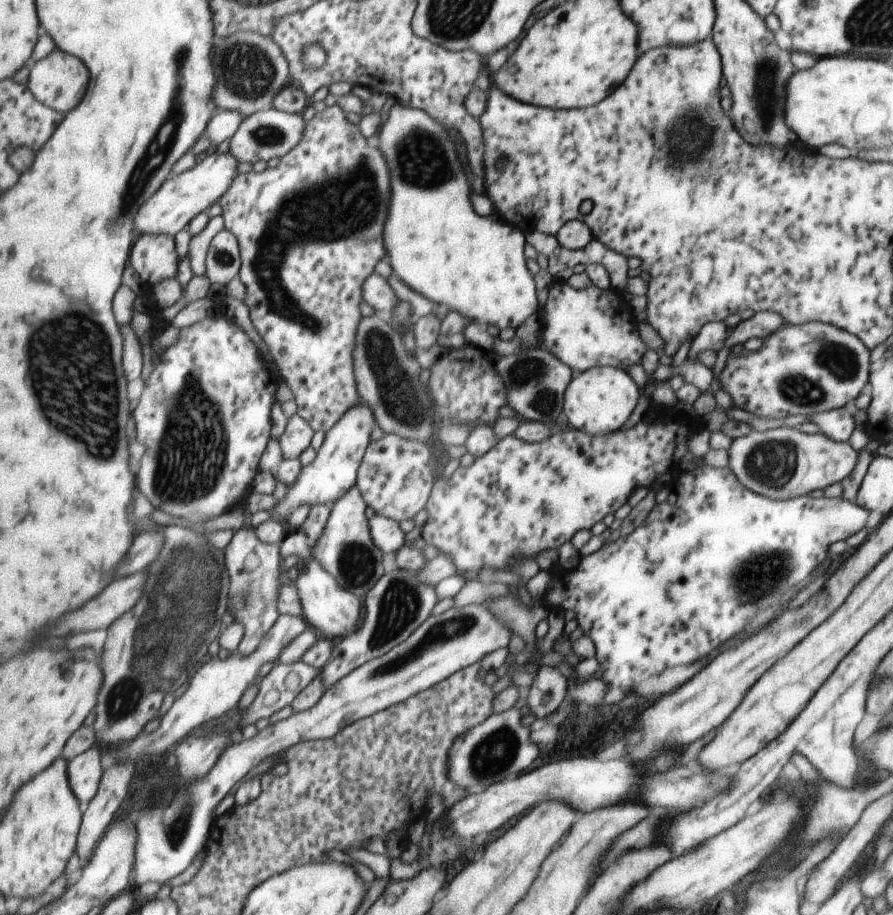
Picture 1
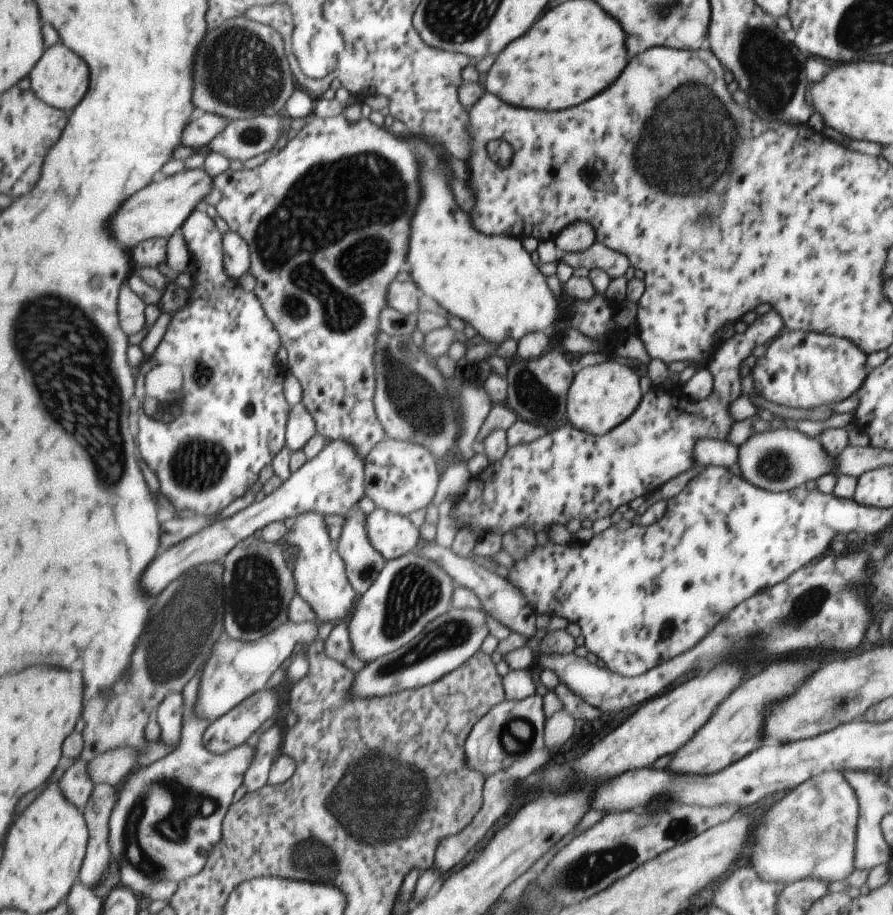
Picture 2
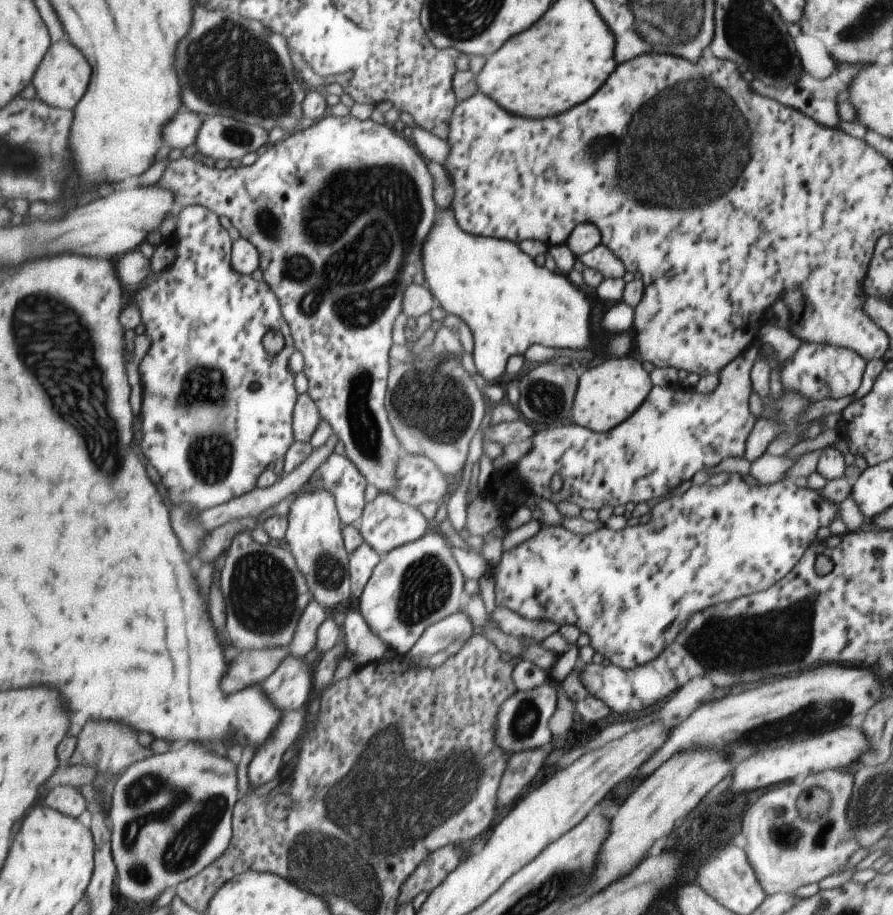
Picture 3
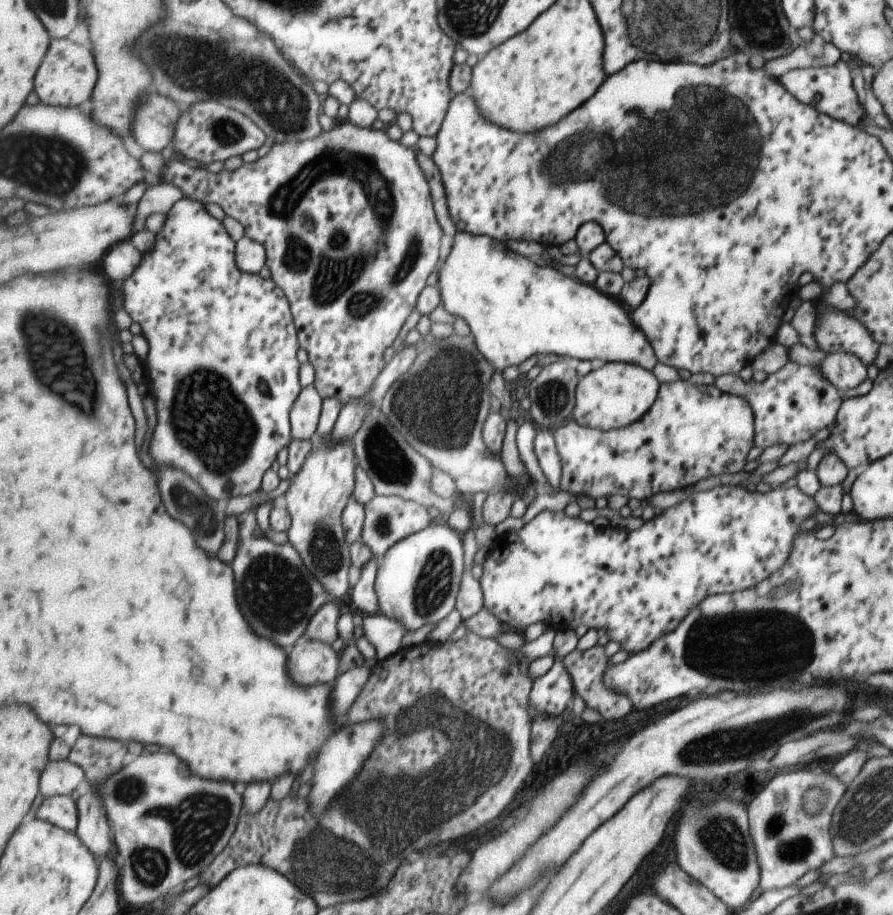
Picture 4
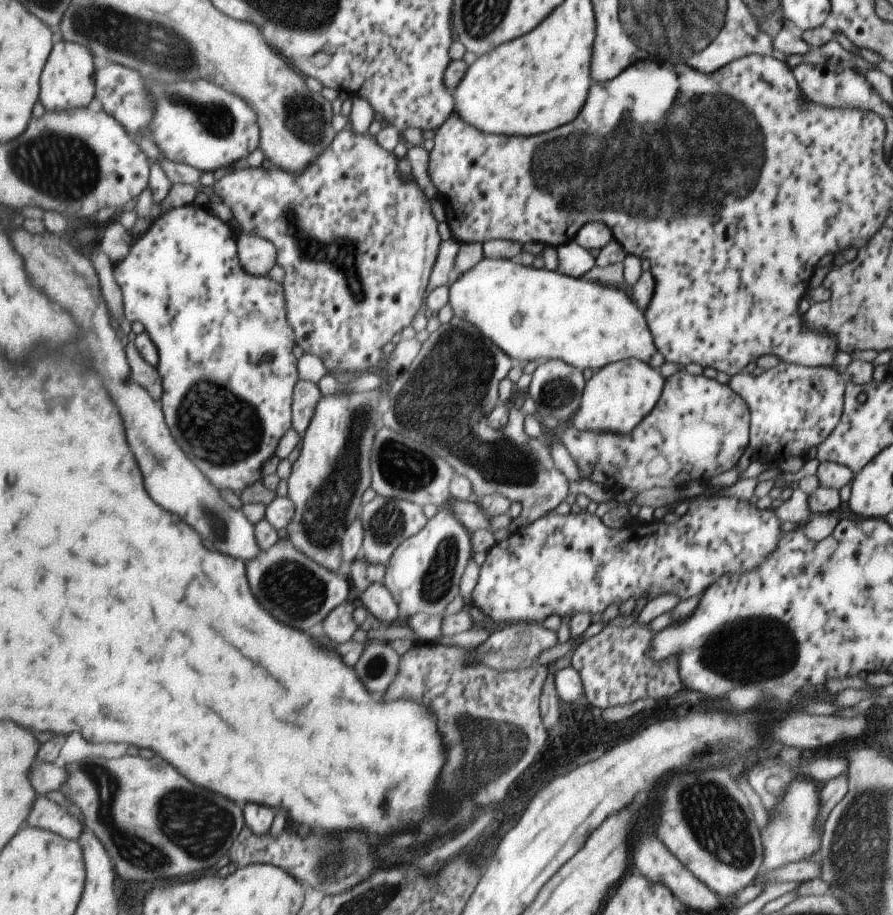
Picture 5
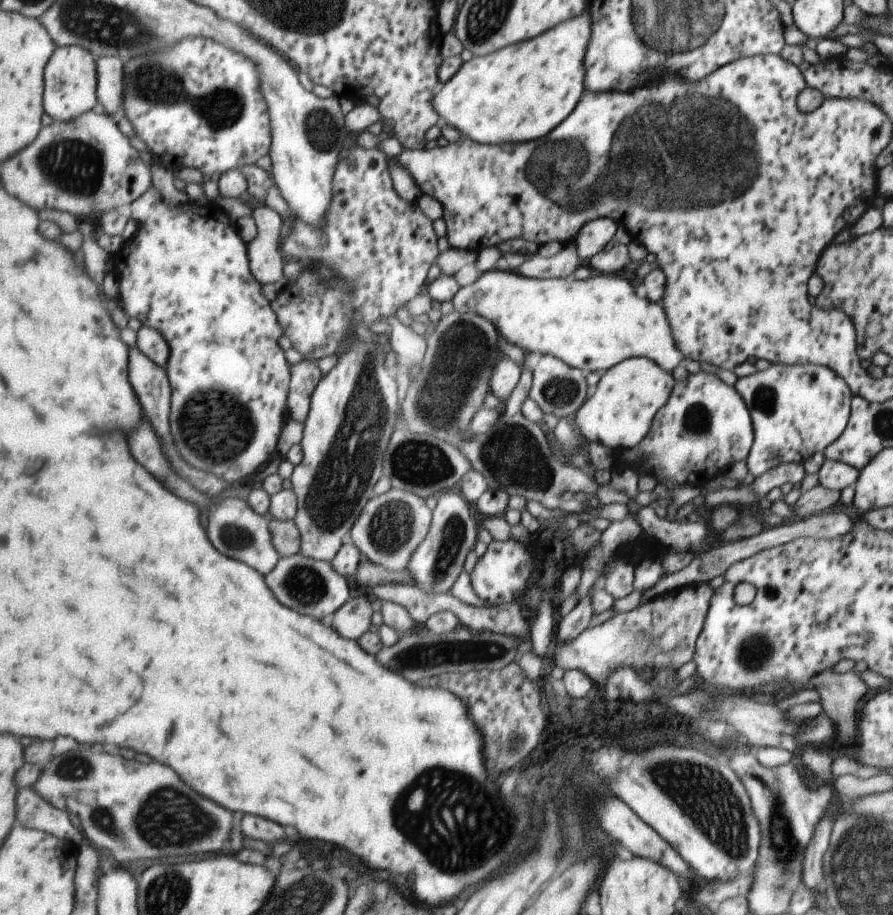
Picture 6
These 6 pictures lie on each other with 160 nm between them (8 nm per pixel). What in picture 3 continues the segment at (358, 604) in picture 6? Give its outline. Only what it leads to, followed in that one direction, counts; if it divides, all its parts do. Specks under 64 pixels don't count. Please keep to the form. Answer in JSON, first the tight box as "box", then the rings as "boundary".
{"box":[289,600,329,658],"boundary":[[[313,600],[297,627],[297,634],[289,646],[289,654],[301,658],[316,650],[320,626],[329,618],[329,610]]]}

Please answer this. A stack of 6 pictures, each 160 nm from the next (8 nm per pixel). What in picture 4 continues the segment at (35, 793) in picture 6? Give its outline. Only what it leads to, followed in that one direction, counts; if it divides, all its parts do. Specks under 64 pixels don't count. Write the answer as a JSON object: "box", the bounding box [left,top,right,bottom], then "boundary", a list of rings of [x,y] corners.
{"box":[35,795,80,831],"boundary":[[[57,795],[43,800],[35,816],[60,826],[65,830],[77,831],[80,809],[71,795]]]}

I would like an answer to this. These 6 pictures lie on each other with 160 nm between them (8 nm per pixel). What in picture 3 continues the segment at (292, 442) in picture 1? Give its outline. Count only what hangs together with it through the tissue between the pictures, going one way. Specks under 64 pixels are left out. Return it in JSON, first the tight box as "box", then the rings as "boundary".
{"box":[294,393,321,443],"boundary":[[[308,393],[301,395],[296,402],[294,412],[294,436],[297,441],[309,443],[316,434],[317,426],[321,424],[319,406]]]}

